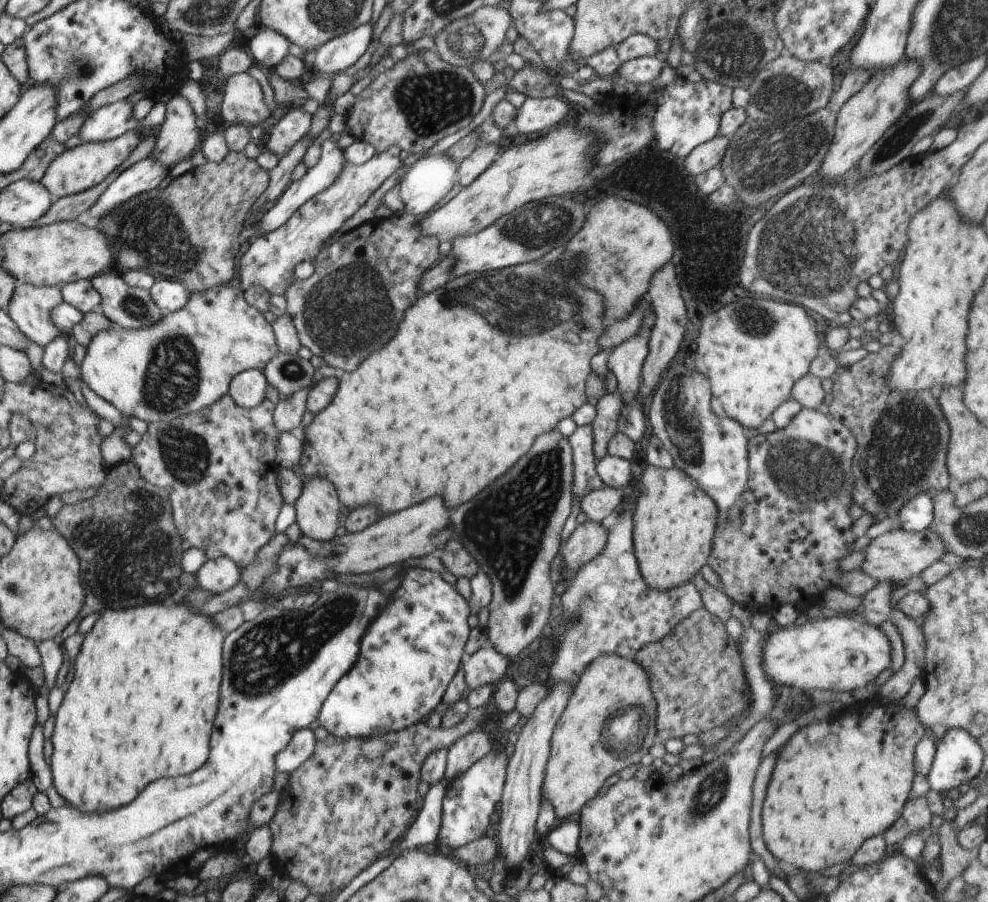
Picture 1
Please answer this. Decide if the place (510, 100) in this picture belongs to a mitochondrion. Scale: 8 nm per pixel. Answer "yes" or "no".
no

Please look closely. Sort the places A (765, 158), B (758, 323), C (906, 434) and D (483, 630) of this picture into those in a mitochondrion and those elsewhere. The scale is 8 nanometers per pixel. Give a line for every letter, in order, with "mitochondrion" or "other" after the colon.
A: mitochondrion
B: mitochondrion
C: mitochondrion
D: other

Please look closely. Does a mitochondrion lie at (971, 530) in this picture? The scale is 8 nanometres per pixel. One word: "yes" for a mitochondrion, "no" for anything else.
yes

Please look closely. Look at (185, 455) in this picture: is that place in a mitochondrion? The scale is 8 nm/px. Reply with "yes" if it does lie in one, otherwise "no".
yes

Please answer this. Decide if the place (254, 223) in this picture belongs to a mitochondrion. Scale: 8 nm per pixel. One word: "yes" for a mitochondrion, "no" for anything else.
no

